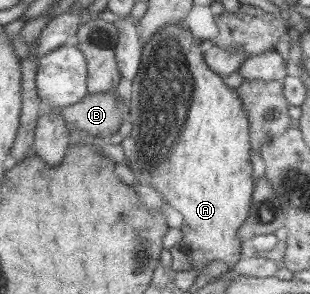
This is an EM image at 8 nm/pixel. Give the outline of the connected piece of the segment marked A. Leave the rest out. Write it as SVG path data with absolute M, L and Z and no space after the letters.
M181 22L167 24L157 32L154 32L149 37L149 40L142 45L141 62L138 71L131 80L130 99L125 103L128 110L126 120L131 124L131 131L127 138L123 138L121 146L123 146L123 156L127 160L129 170L133 172L133 176L137 180L141 180L143 184L147 184L154 191L157 191L170 208L182 214L183 224L180 228L182 238L180 243L176 243L170 248L170 255L172 256L170 270L174 272L191 270L192 268L202 271L207 263L215 262L215 260L217 262L225 262L229 268L232 268L234 263L242 257L239 253L242 242L239 240L239 236L237 236L237 229L243 225L243 221L247 218L254 190L254 179L251 176L252 166L249 154L250 144L248 143L248 122L245 111L242 109L240 98L236 95L234 88L224 85L221 76L207 68L207 65L203 62L199 45L200 42L196 42L192 38L188 28Z

